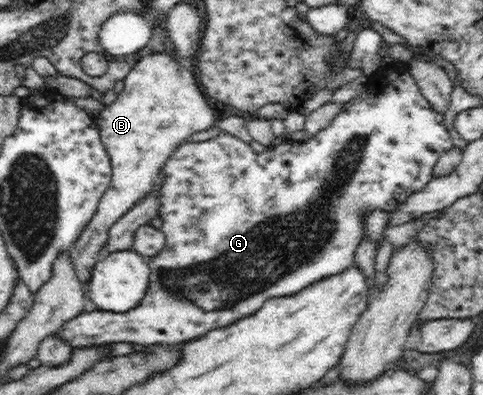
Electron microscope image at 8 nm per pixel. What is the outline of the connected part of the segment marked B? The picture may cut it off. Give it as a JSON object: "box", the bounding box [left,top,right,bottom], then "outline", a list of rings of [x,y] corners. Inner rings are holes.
{"box":[68,52,216,285],"outline":[[[168,52],[141,57],[125,78],[126,90],[96,118],[100,141],[111,157],[111,182],[96,214],[68,249],[76,277],[87,285],[91,270],[109,241],[109,230],[161,182],[161,168],[188,136],[216,126],[214,110],[196,84],[194,74]]]}

